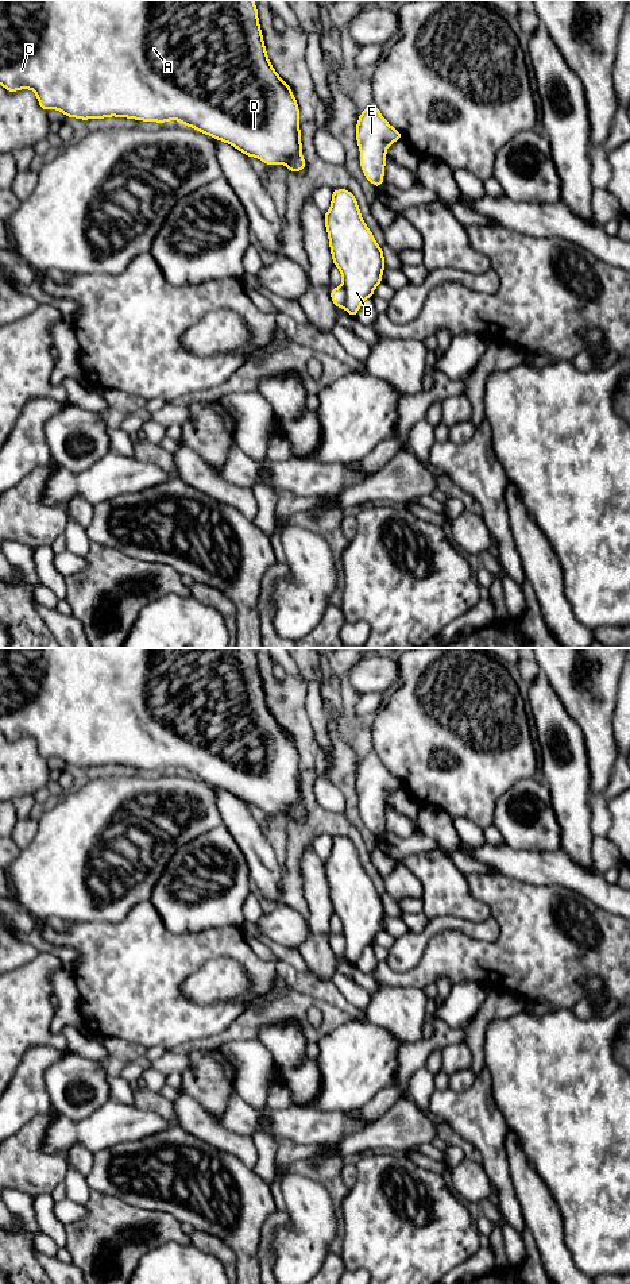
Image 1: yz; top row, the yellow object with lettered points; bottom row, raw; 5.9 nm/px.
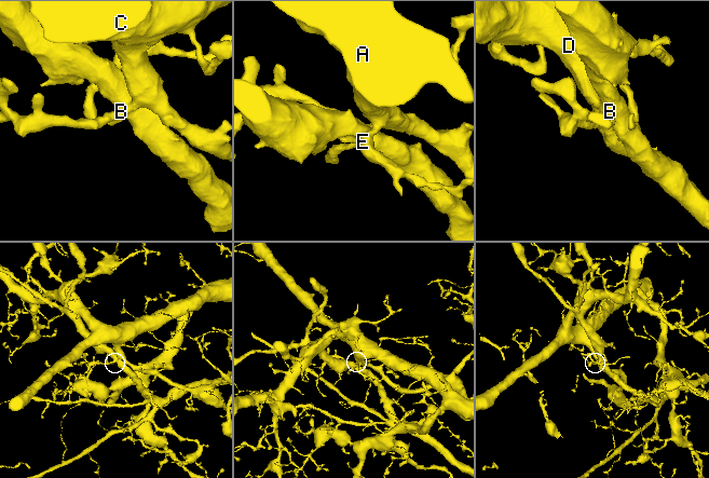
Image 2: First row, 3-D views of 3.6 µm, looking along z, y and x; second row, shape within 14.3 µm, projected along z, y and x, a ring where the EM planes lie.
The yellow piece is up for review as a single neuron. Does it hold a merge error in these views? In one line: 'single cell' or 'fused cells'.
fused cells

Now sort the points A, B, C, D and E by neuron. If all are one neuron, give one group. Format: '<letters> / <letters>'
A C D E / B

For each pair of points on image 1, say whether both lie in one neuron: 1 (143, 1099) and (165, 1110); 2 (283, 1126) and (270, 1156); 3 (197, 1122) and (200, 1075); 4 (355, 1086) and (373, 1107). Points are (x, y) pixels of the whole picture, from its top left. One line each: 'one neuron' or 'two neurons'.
1: one neuron
2: two neurons
3: two neurons
4: two neurons

